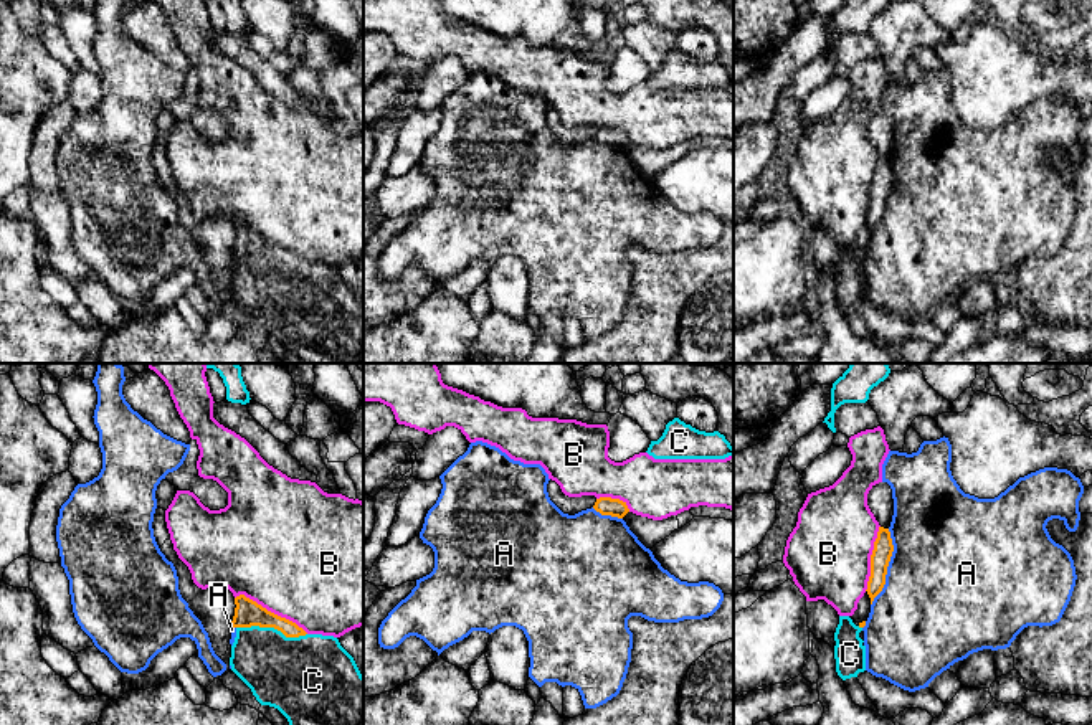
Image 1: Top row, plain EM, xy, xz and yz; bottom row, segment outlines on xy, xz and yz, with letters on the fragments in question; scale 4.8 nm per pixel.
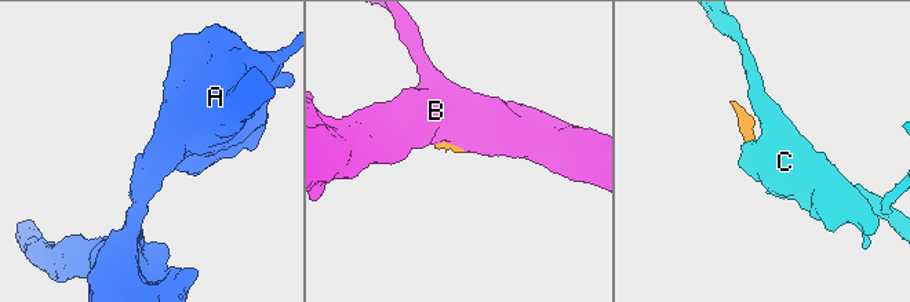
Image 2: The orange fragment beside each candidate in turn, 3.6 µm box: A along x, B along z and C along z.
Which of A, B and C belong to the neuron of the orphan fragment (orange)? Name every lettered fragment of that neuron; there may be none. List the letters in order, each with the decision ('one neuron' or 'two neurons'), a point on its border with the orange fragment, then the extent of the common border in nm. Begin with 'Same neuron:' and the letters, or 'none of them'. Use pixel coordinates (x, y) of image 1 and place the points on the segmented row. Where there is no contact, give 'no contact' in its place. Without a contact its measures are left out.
Same neuron: C
A: two neurons | yz (887, 565) | 380 nm
B: two neurons | xy (270, 611) | 400 nm
C: one neuron | xy (271, 626) | 340 nm

